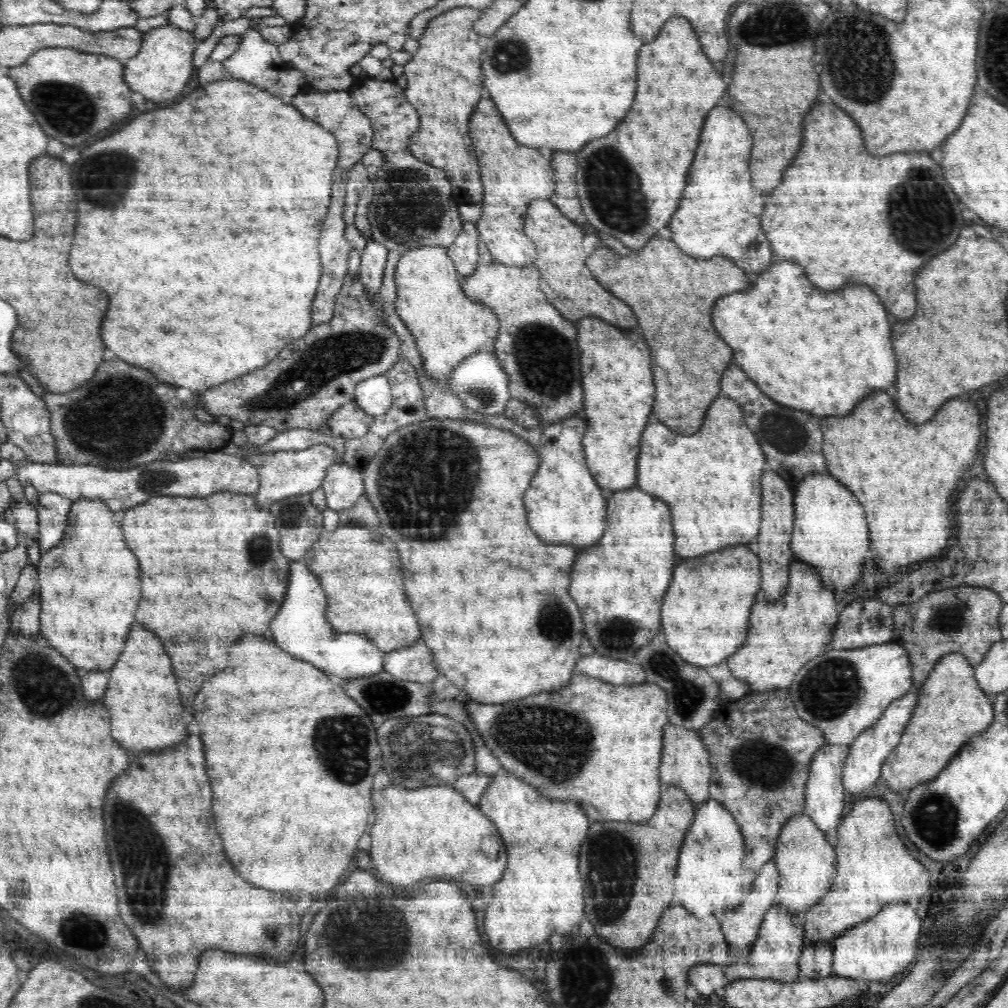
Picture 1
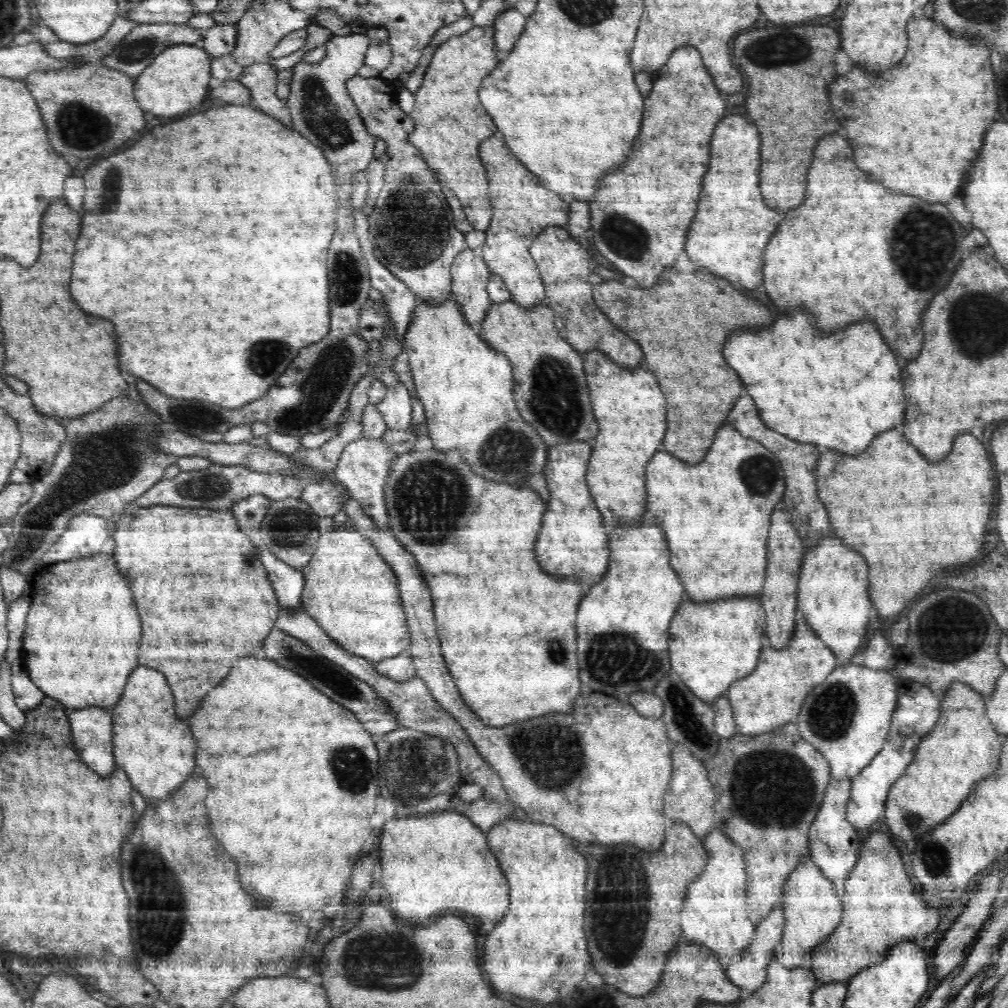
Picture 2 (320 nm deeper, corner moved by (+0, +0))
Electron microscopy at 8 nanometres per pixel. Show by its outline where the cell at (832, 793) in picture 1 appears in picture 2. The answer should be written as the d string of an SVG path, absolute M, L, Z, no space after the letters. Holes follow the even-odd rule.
M832 777L826 786L826 794L818 806L818 814L809 830L810 858L825 872L833 884L846 881L852 868L858 862L859 842L858 830L854 828L847 818L846 804L850 800L851 780L849 777L836 779Z

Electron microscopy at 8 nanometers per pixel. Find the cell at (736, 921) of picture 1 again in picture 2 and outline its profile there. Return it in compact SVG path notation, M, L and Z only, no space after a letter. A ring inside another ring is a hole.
M776 905L770 916L758 924L751 944L744 948L738 960L732 959L725 967L729 981L741 987L744 994L750 994L756 987L762 986L770 954L777 954L780 949L784 924L783 906Z

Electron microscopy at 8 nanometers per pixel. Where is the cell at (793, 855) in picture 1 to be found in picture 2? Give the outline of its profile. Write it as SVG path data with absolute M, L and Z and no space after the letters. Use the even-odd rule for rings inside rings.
M806 857L785 882L781 905L785 924L776 959L786 967L809 966L811 958L808 954L811 954L812 948L823 942L842 918L842 900L836 896L835 885L826 877L825 872L812 858Z

